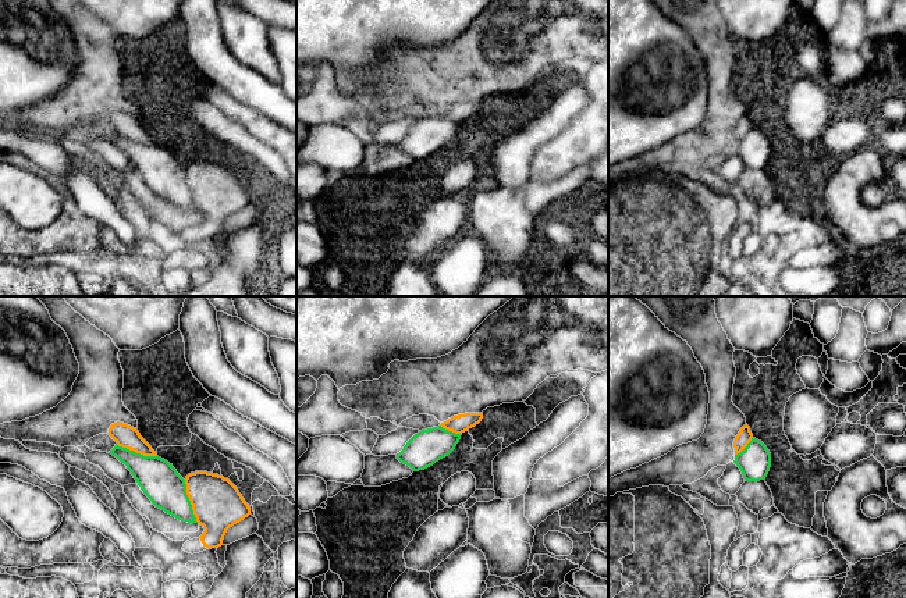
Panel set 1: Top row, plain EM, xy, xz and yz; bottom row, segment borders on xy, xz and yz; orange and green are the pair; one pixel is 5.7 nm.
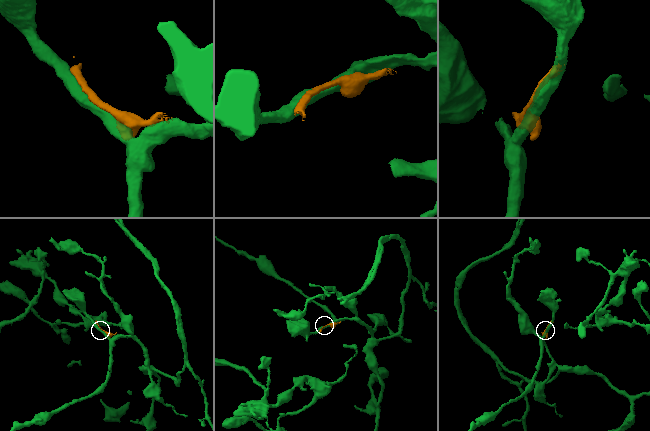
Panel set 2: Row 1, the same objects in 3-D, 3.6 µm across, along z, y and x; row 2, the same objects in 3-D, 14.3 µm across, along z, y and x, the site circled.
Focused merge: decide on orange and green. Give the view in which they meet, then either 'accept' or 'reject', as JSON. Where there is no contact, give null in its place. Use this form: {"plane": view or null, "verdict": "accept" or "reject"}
{"plane": "xy", "verdict": "reject"}

